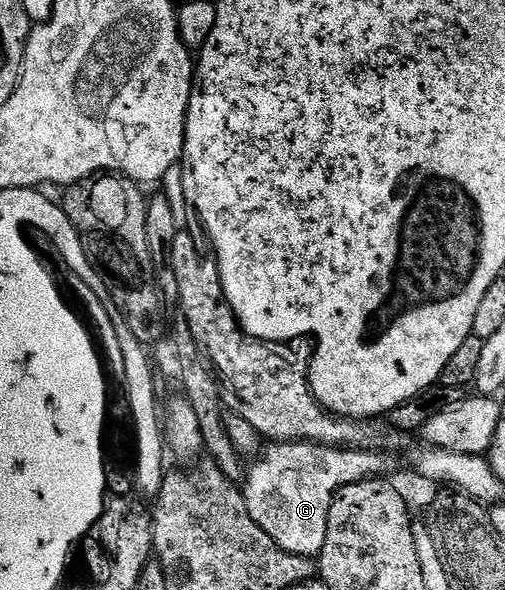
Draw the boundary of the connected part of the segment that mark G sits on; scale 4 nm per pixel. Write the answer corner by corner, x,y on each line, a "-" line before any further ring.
308,441
271,446
270,454
268,449
265,456
258,459
263,461
255,460
251,469
249,466
248,480
244,485
246,506
252,519
260,523
263,531
280,548
301,557
313,558
321,554
328,535
328,511
339,489
381,478
390,469
390,457
386,451
311,445

